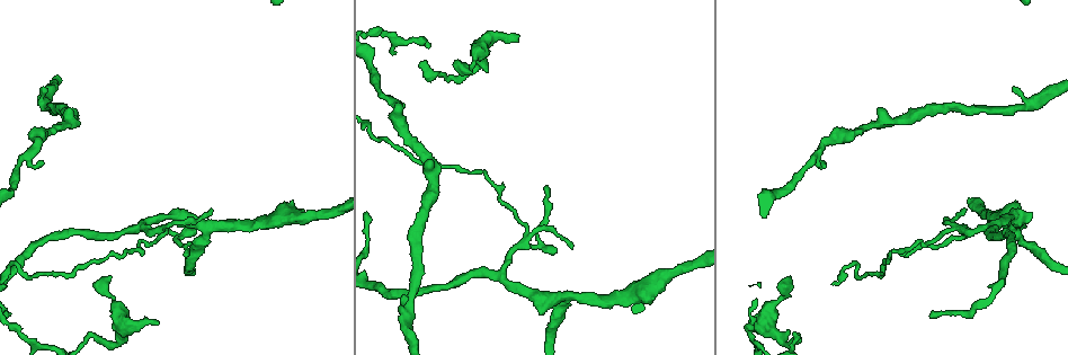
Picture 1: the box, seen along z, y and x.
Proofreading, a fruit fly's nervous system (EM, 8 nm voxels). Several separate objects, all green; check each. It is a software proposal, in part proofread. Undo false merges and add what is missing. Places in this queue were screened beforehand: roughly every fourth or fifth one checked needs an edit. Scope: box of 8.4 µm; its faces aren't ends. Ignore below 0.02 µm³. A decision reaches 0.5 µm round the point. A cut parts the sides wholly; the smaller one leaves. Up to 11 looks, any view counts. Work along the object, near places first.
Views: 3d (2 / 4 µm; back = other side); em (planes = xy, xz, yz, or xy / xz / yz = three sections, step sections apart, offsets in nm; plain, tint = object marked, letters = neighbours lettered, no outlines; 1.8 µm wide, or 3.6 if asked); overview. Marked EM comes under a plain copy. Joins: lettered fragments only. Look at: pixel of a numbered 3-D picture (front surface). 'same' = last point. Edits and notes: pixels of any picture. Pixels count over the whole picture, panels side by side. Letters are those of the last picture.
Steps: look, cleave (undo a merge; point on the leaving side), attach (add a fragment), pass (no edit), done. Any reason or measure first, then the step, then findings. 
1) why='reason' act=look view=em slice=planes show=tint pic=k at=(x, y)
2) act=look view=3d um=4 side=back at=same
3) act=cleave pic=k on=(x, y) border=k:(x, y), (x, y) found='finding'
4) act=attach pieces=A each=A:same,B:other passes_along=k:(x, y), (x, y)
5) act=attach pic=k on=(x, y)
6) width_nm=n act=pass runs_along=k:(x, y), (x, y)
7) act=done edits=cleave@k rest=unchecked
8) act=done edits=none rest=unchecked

why='sudden change in width' act=look view=em slice=xz step=4 show=tint pic=1 at=(822, 149)

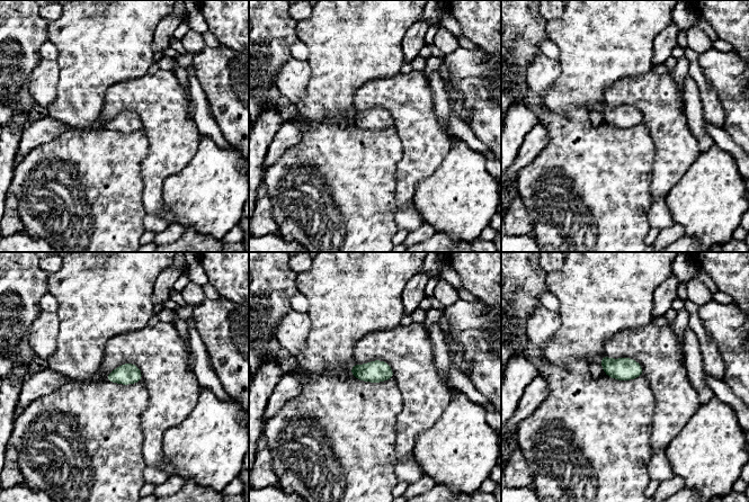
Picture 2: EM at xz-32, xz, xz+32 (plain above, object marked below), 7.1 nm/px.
why='see the neighbours' act=look view=em slice=xz step=4 show=letters at=same

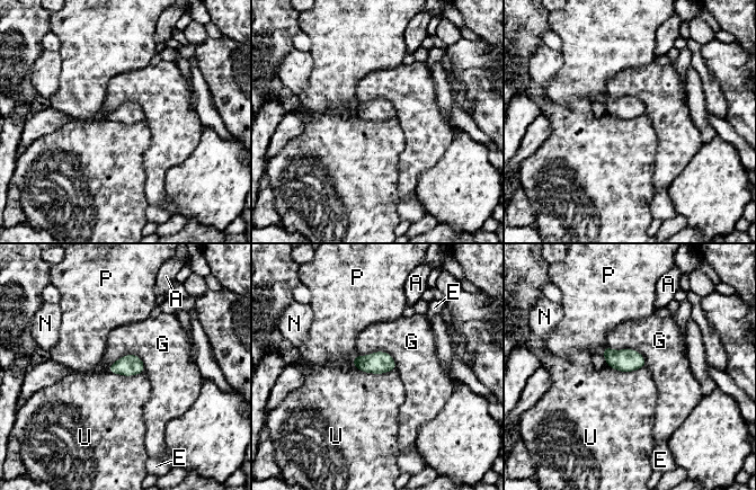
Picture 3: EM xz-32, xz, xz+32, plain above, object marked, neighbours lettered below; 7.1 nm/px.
act=pass each=A:other,E:other,G:other,N:other,P:other,U:other border=3:(353, 365), (374, 373), (396, 370) found='continuous, no second neuron'

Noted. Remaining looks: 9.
why='a fork' act=look view=em slice=planes show=tint pic=1 at=(963, 227)

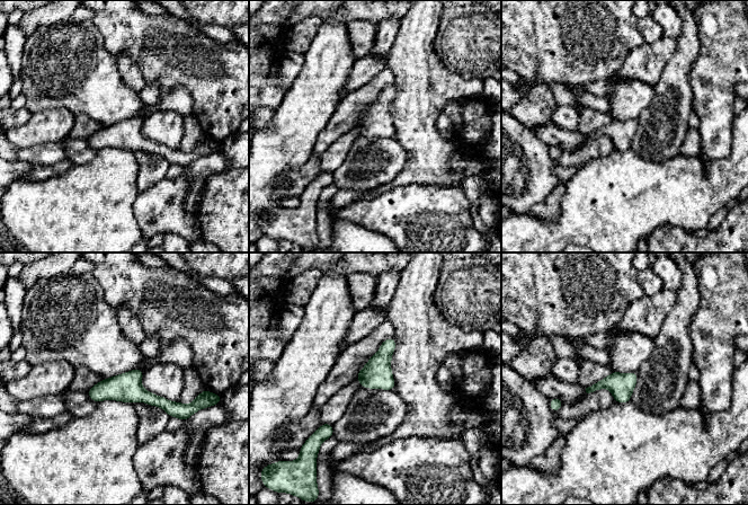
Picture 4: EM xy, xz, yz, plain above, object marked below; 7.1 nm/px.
act=look view=em slice=planes show=letters at=same

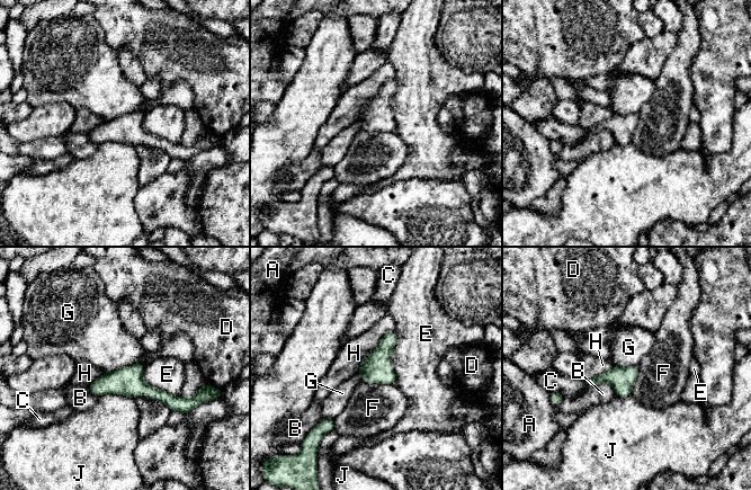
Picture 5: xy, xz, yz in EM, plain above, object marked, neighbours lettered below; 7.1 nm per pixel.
act=pass each=A:other,B:other,C:other,D:other,E:other,F:other,G:other,H:other,J:other border=5:(144, 364), (130, 364), (104, 374) found='all the same neuron'

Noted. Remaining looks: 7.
why='an open end' act=look view=em slice=planes show=letters pic=1 at=(1013, 87)

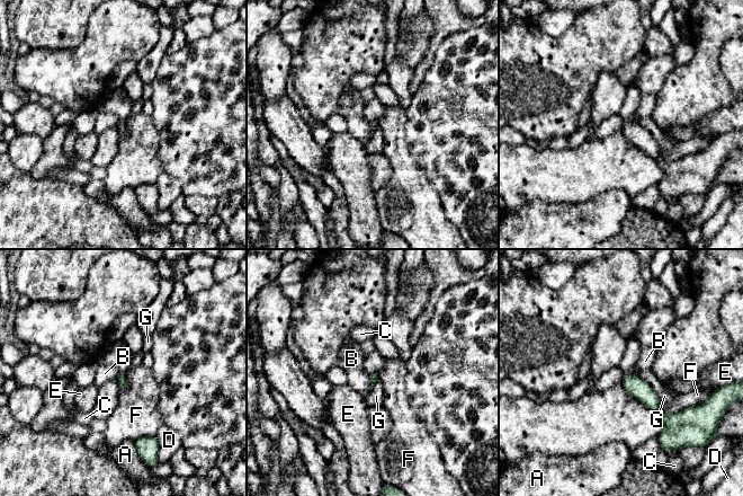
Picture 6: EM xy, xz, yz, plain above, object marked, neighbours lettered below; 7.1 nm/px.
act=pass each=A:other,B:other,C:other,D:other,E:other,F:other,G:other border=6:(370, 375), (369, 390) found='no lettered fragment goes on from it'

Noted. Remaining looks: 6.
why='free end' act=look view=em slice=planes show=letters pic=1 at=(110, 276)

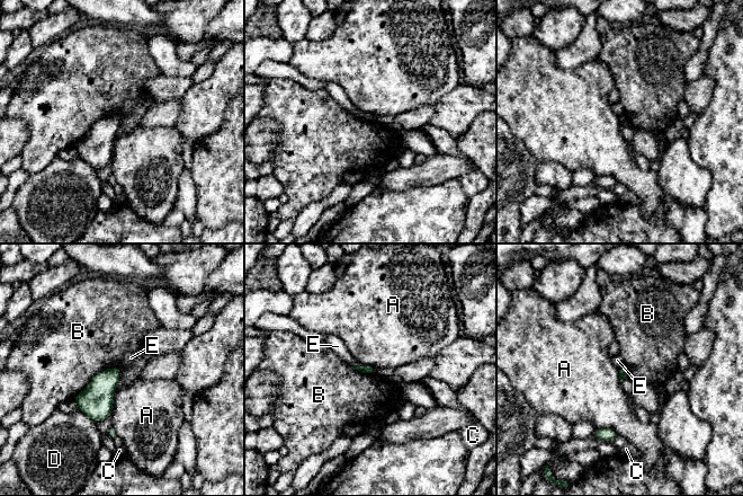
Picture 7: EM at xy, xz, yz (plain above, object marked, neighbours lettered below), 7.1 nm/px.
act=pass each=A:other,B:other,C:other,D:other,E:other border=7:(365, 364), (351, 366) found='no lettered fragment goes on from it'

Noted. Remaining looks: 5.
act=done edits=none rest=unchecked

